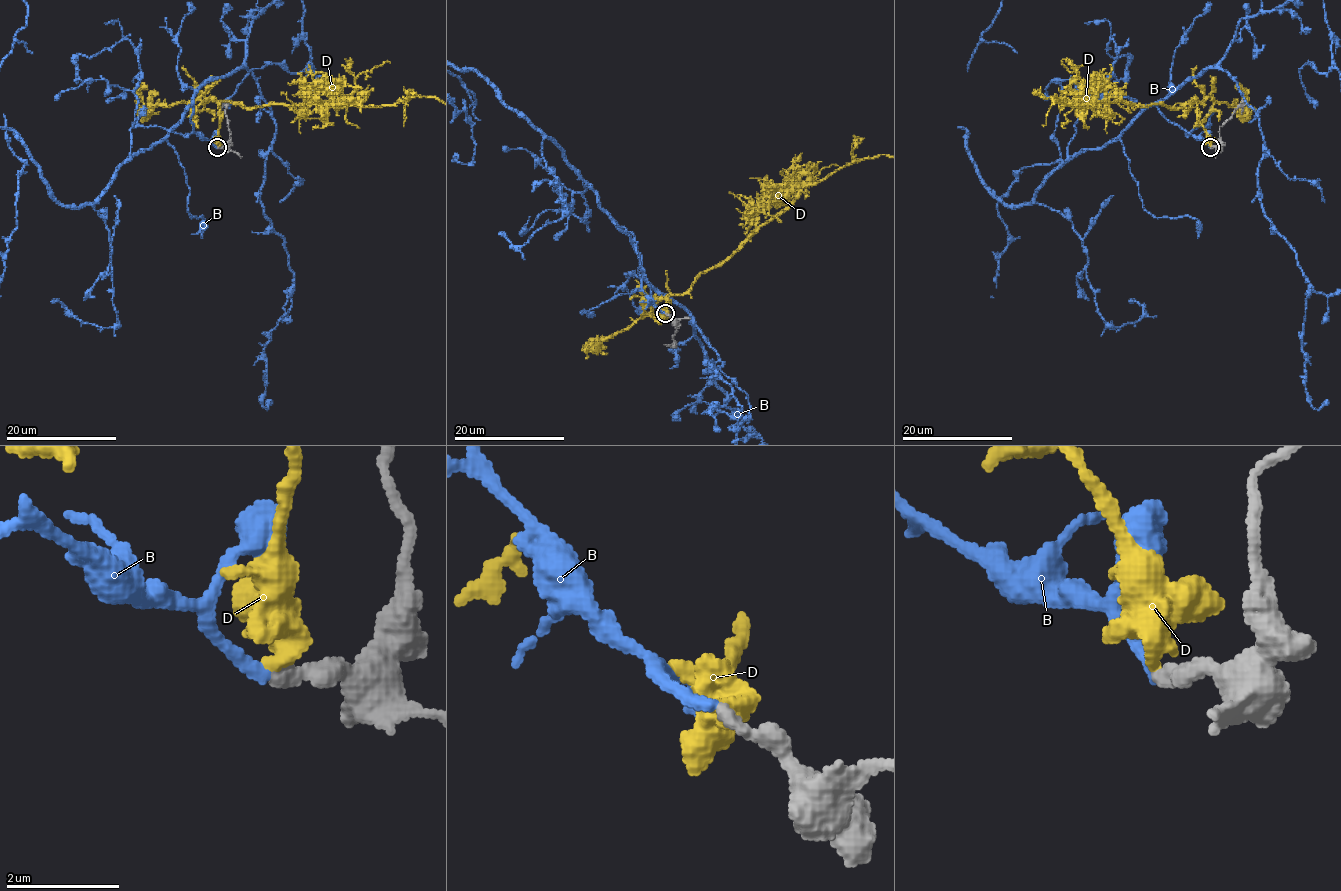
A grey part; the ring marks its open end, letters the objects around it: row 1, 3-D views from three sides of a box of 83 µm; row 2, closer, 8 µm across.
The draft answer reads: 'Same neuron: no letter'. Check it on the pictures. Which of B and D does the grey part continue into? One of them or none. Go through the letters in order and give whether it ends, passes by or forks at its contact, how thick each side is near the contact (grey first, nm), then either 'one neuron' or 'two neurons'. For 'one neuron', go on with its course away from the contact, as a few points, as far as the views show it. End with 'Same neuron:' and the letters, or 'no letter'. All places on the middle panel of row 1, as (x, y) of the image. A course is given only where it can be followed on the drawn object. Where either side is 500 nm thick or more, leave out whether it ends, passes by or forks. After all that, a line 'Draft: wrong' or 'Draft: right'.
B: it ends there; 260 nm thick on the grey side, 200 nm on the other; one neuron
D: it ends there; 280 nm thick on the grey side, 380 nm on the other; two neurons
Same neuron: B
Draft: wrong

